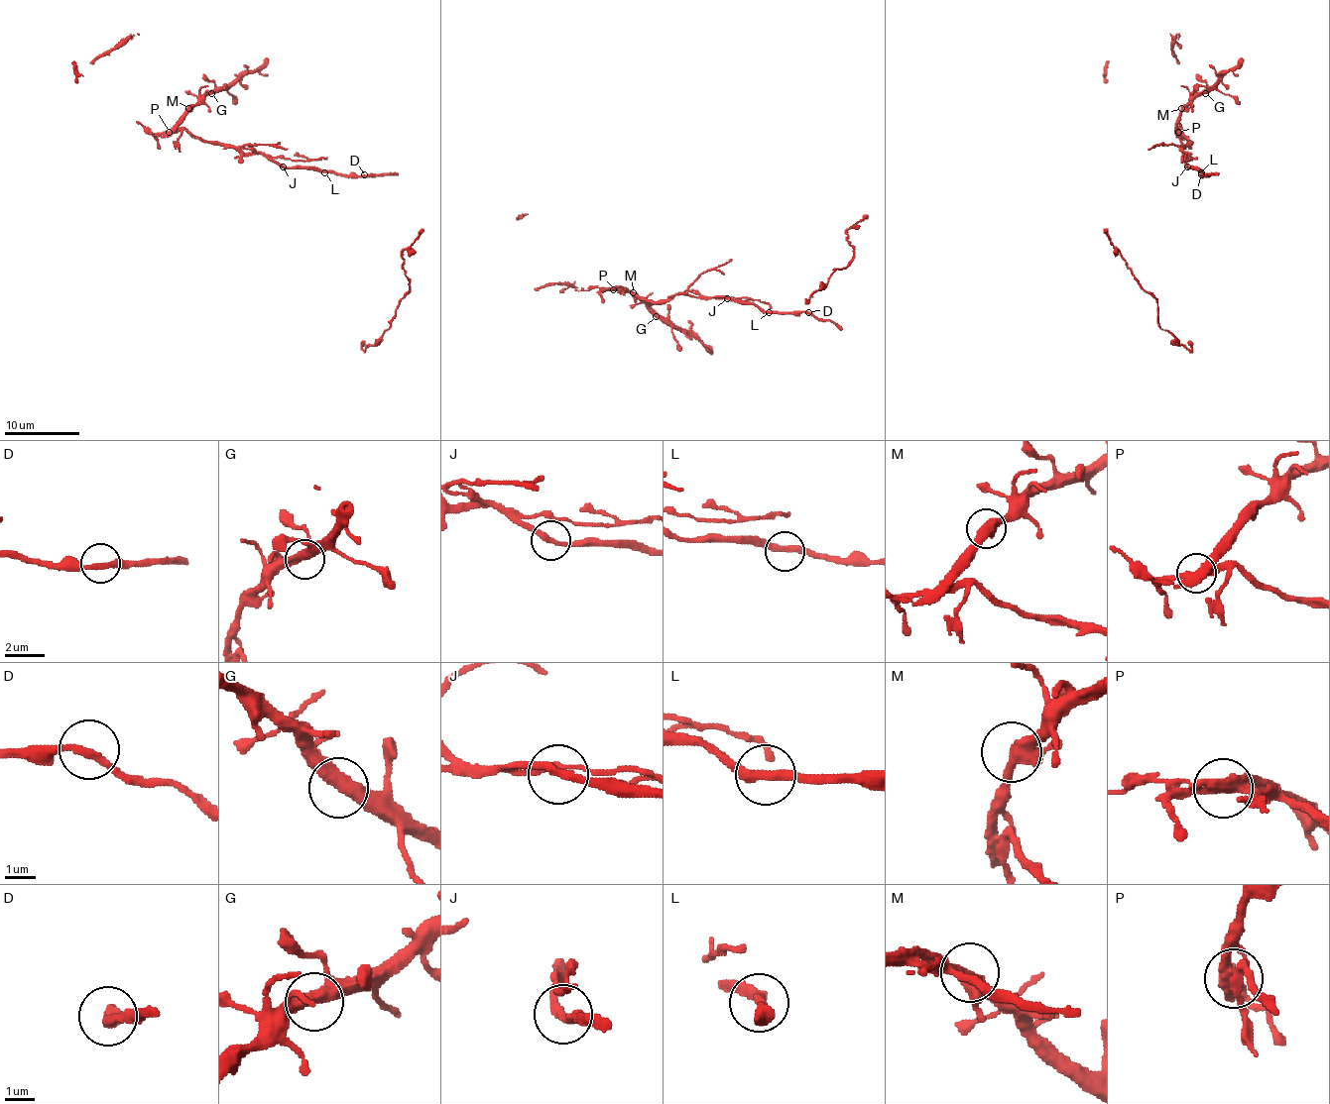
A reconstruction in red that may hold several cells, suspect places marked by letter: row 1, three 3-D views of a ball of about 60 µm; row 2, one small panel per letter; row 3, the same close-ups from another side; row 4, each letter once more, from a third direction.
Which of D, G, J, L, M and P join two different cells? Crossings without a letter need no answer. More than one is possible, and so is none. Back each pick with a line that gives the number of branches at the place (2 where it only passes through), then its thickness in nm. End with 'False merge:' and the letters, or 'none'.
J: 2 branches meet; 240 nm thick
P: 3 branches meet; 380 nm thick
False merge: J, P

